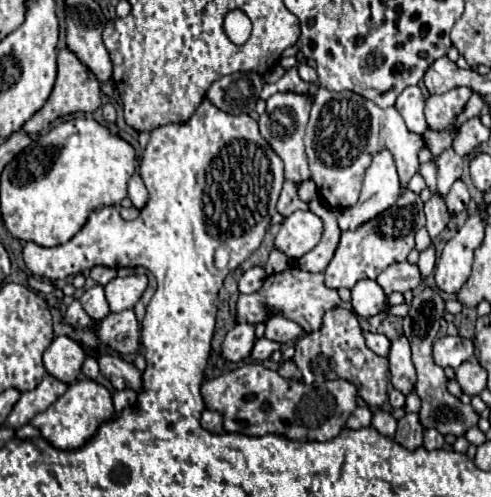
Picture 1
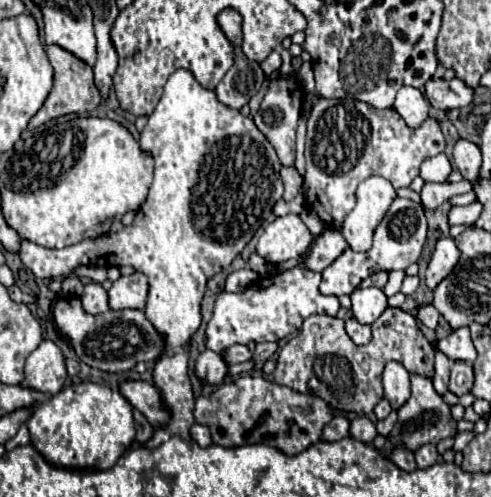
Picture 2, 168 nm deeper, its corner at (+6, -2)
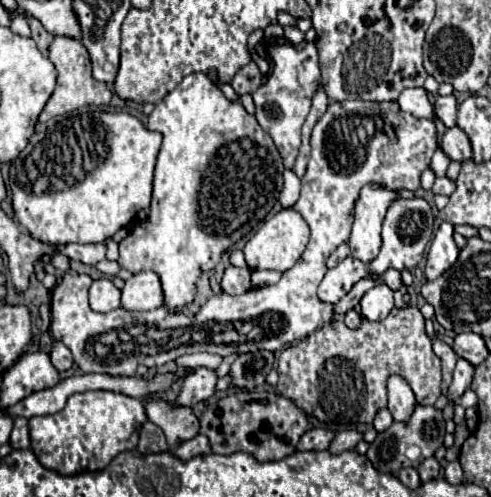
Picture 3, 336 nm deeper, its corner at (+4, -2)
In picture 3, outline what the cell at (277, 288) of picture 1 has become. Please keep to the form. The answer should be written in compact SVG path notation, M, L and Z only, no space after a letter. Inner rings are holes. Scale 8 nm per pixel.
M331 102L313 128L311 156L307 172L301 178L301 196L291 206L309 224L311 242L297 264L283 272L283 278L277 284L251 288L239 296L221 292L211 296L197 314L169 312L167 306L151 312L129 312L125 308L117 308L113 312L99 314L89 308L87 298L93 278L87 274L67 272L51 290L49 332L71 350L75 364L83 372L105 372L113 376L133 376L139 364L145 364L147 368L163 366L177 356L193 352L209 352L227 358L231 354L257 350L275 352L293 340L301 340L333 320L333 304L325 304L317 298L317 286L327 272L327 258L339 244L349 240L353 208L361 188L365 184L379 184L391 190L407 188L415 192L419 188L419 176L431 164L435 150L435 124L401 112L397 102ZM109 332L127 332L131 334L131 342L123 342L121 336L107 336Z

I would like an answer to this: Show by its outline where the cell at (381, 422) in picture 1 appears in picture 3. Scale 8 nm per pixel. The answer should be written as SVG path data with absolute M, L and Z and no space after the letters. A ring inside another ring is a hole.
M347 430L347 432L339 432L339 434L335 434L335 438L331 440L331 444L329 444L329 452L331 454L339 454L339 452L345 452L345 450L353 450L355 448L355 444L361 440L363 436L359 434L359 432L355 432L355 430Z

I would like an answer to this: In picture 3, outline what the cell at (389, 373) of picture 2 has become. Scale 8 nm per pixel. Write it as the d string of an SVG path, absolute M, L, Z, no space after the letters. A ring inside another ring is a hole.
M391 376L387 388L389 388L389 412L393 420L397 422L409 420L417 404L411 386L401 376Z

